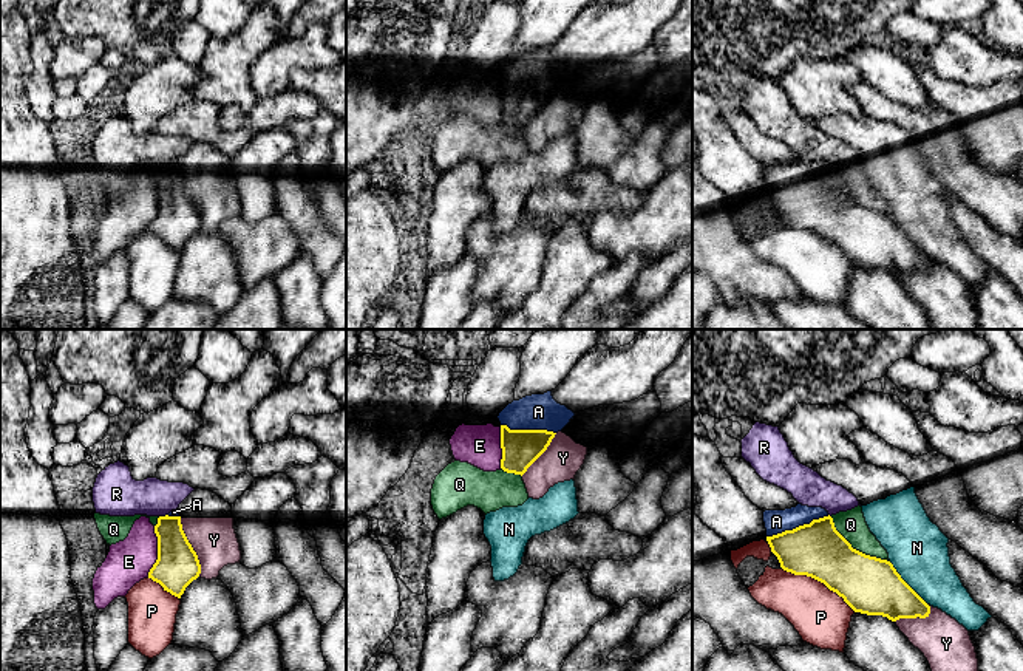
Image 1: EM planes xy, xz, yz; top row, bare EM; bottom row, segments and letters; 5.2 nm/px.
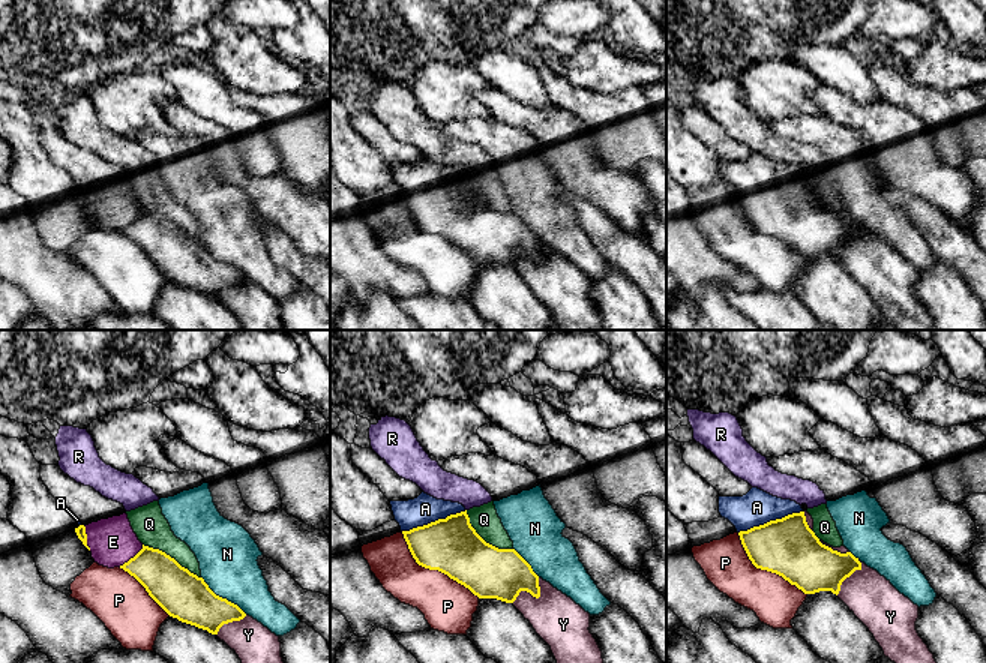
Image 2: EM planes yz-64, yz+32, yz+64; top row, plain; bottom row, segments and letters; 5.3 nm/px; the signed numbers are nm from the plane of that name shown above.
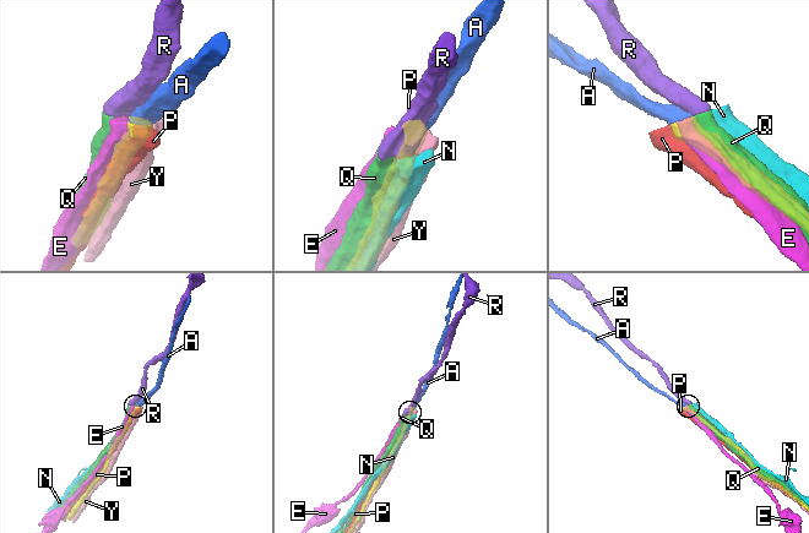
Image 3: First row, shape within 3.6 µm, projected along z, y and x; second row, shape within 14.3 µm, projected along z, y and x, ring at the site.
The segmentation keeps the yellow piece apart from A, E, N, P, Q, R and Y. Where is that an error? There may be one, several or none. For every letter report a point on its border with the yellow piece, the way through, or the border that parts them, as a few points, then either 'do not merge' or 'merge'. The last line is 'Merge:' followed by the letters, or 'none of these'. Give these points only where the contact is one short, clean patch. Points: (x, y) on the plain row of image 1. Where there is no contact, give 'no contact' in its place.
A: meets yellow in yz at (799, 180); runs through yz (816, 203), (799, 180), (782, 180), (776, 175); merge
E: meets yellow in xy at (158, 204); do not merge
N: meets yellow in yz at (906, 237); do not merge
P: meets yellow in yz at (819, 234); do not merge
Q: meets yellow in yz at (855, 203); do not merge
R: meets yellow in xy at (163, 170); border along xy (167, 167), (159, 170); do not merge
Y: meets yellow in xy at (192, 201); do not merge
Merge: A

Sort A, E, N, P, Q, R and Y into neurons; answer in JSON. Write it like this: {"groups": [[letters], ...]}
{"groups": [["A"], ["E"], ["N"], ["P"], ["Q", "R"], ["Y"]]}

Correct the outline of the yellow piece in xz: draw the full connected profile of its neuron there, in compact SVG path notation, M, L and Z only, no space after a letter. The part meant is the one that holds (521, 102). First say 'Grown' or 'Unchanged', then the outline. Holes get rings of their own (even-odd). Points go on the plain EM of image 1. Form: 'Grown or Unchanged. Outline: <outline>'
Grown. Outline: M552 45L525 49L508 57L498 70L501 122L522 130L573 70L572 63L553 53Z

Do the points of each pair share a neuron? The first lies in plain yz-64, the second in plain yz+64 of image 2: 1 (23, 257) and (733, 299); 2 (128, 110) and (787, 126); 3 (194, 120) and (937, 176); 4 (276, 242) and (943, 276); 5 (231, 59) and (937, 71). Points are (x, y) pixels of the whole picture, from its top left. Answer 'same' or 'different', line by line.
1: different
2: different
3: same
4: different
5: same

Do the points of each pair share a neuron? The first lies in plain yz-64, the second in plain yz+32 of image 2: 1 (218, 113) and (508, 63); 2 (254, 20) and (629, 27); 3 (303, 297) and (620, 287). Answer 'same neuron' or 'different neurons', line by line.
1: same neuron
2: different neurons
3: same neuron

